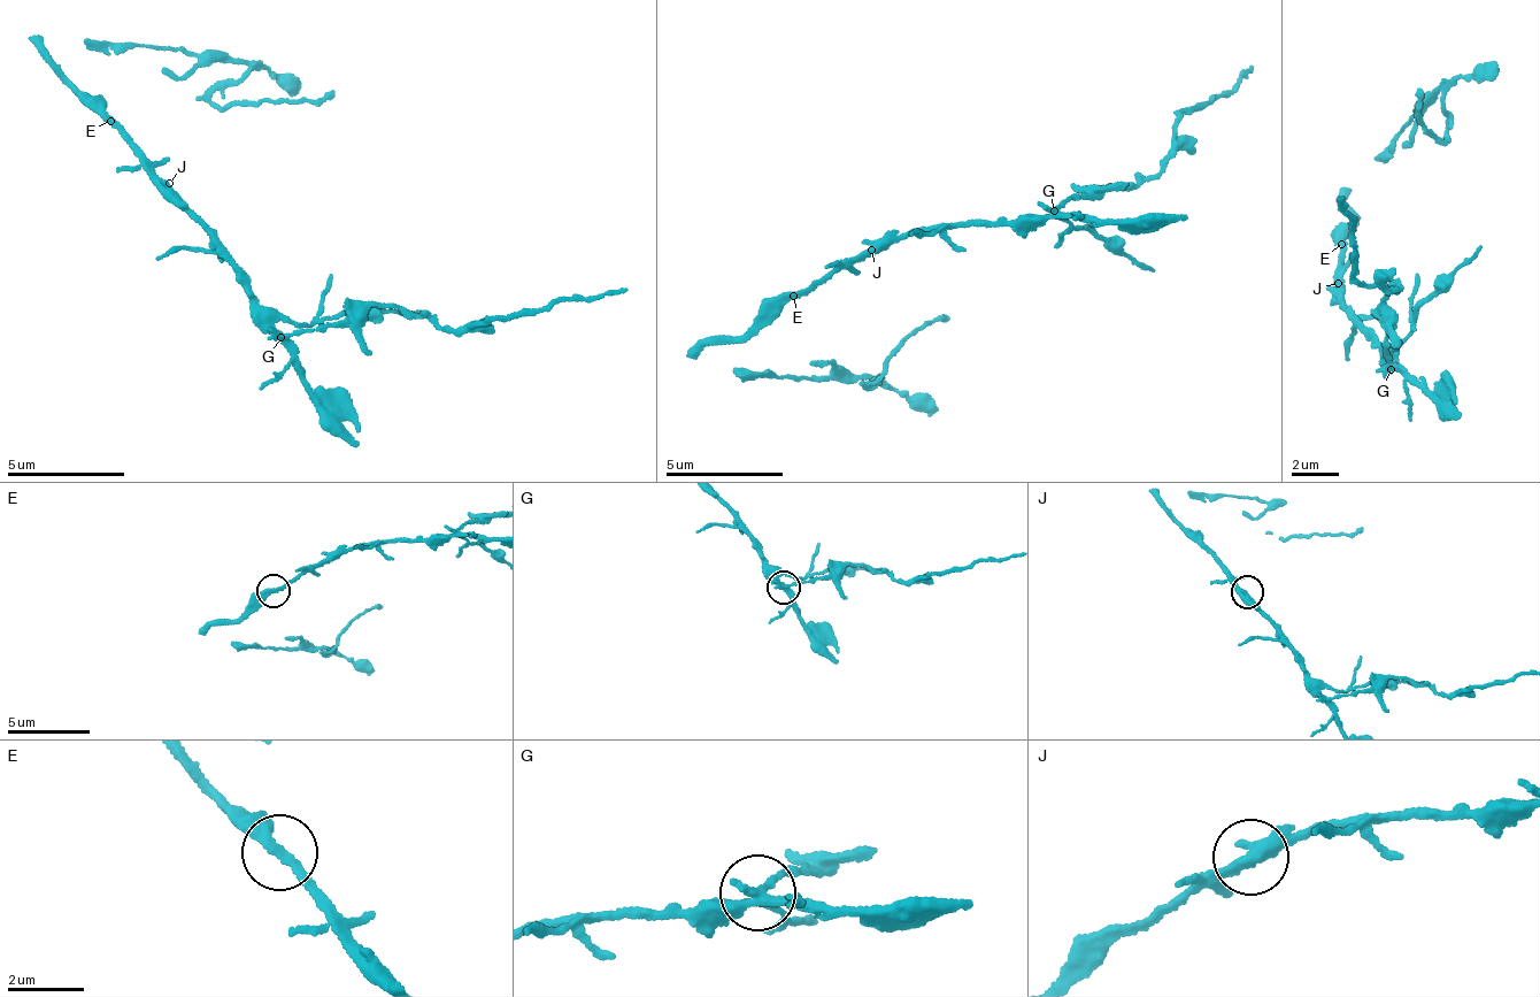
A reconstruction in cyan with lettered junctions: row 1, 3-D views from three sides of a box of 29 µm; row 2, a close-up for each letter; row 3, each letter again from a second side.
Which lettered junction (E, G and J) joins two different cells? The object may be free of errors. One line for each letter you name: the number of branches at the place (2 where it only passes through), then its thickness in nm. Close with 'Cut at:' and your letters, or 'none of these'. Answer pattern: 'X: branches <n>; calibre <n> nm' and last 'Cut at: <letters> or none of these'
G: branches 3; calibre 280 nm
Cut at: G

